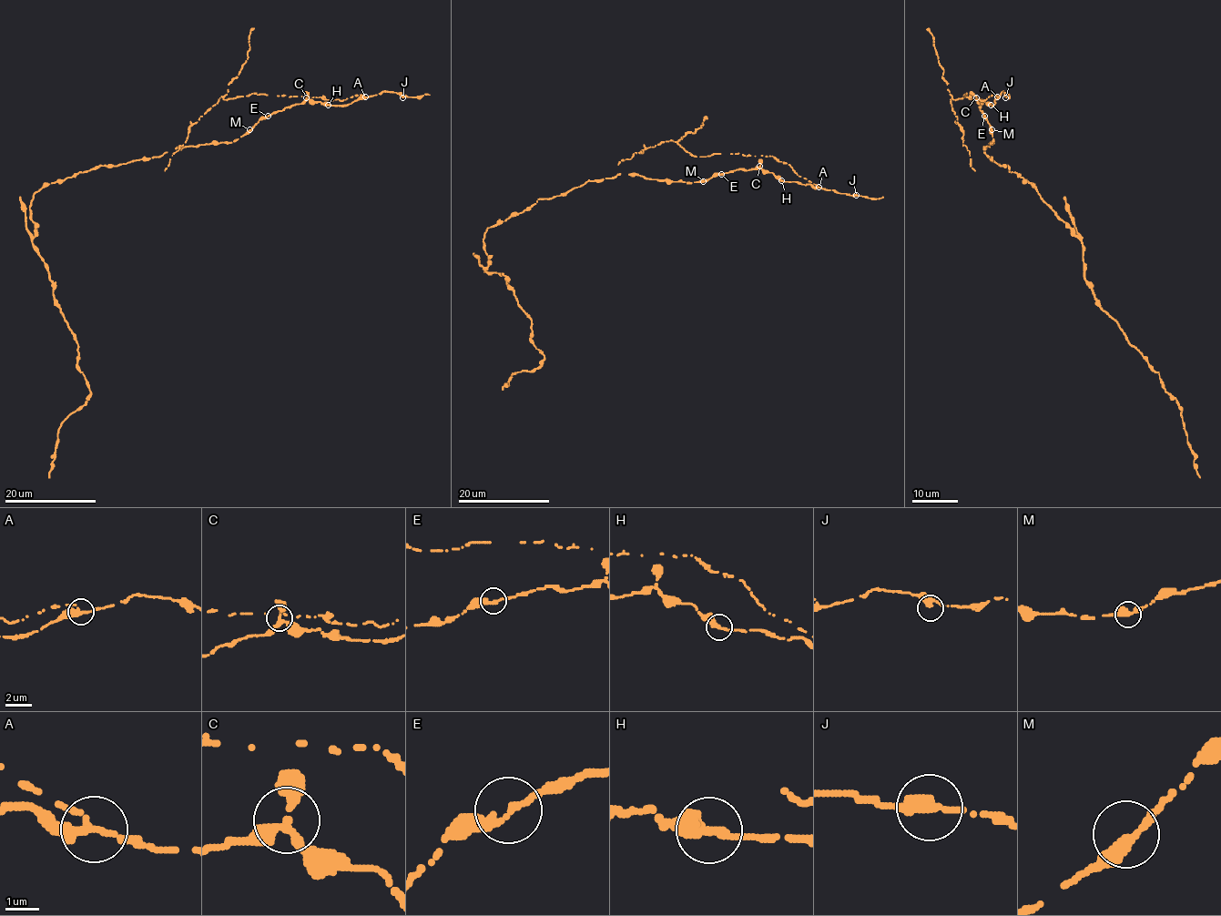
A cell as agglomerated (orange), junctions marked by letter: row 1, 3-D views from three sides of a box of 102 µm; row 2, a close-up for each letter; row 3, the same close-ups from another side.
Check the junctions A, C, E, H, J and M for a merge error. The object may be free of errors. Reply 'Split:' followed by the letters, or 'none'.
Split: A

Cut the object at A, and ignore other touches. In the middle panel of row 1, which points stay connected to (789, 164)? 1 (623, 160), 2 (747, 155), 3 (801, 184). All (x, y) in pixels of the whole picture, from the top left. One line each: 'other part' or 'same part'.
1: same part
2: same part
3: other part

